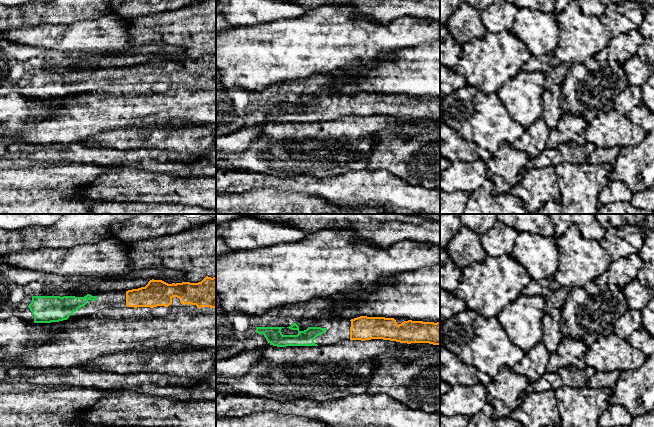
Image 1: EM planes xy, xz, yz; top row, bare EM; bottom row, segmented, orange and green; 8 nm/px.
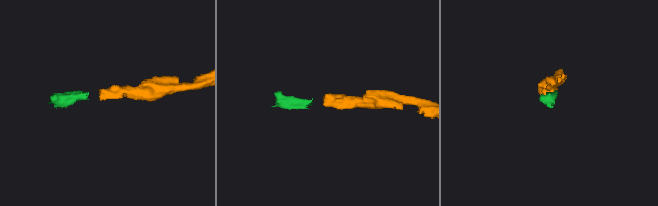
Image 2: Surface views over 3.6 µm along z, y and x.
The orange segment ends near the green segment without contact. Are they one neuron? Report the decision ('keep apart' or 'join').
join

